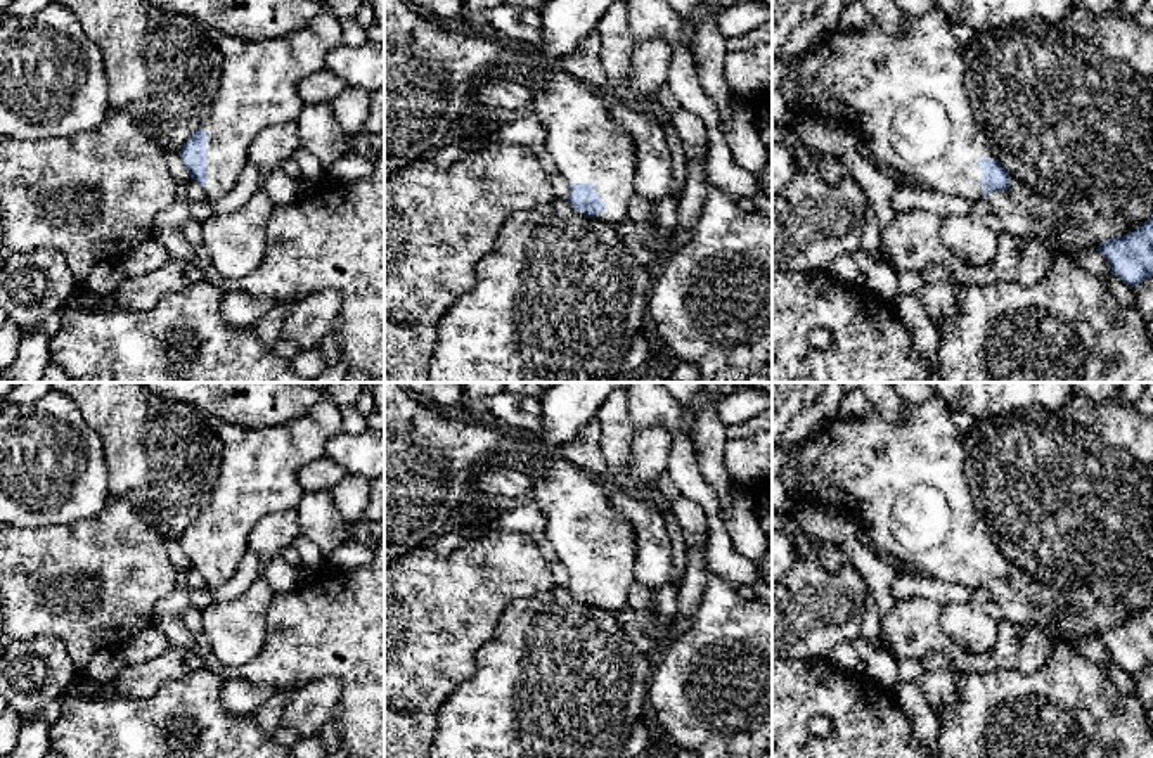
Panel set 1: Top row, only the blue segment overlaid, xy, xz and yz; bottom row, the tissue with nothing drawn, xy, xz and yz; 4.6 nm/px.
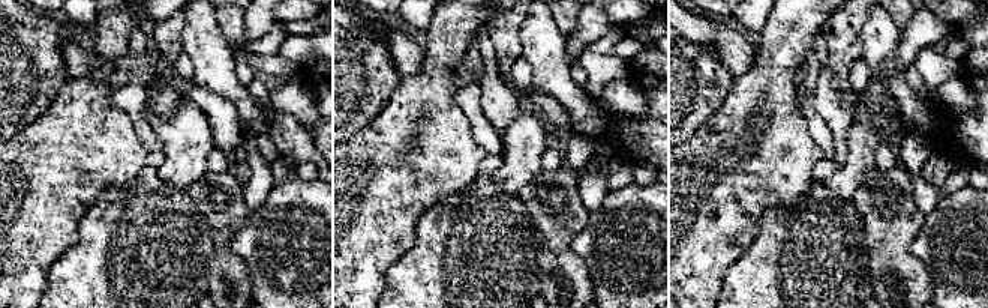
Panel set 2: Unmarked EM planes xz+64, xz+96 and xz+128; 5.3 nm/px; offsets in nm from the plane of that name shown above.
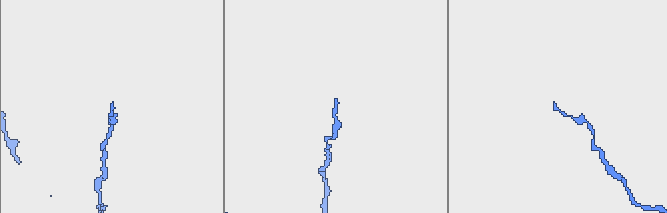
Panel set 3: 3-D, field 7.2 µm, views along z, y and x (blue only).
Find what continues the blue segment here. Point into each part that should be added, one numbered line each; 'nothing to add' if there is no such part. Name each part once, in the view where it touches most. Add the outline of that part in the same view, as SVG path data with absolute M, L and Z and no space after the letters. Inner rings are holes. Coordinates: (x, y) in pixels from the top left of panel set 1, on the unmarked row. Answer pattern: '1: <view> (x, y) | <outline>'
1: xy (258, 475) | M324 398L306 414L275 427L248 429L237 443L223 443L216 481L208 505L199 512L206 519L208 568L206 587L216 588L229 581L239 569L248 552L248 538L256 523L274 512L294 509L303 488L298 483L298 471L325 457L325 443L339 434L339 407Z

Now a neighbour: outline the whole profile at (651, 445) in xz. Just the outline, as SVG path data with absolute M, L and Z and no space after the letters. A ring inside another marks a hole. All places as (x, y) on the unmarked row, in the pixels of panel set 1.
M651 424L637 429L632 441L630 479L642 486L656 486L656 481L668 469L672 434L663 424Z

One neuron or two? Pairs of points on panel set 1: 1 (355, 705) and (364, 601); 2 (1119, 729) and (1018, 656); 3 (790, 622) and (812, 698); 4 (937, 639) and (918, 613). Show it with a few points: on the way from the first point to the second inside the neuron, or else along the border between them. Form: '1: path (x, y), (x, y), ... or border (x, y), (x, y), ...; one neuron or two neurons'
1: path (364, 679), (364, 627); one neuron
2: border (1055, 641), (1049, 658), (1037, 670), (996, 670); two neurons
3: border (826, 656), (790, 660); two neurons
4: path (930, 632), (918, 620); one neuron

